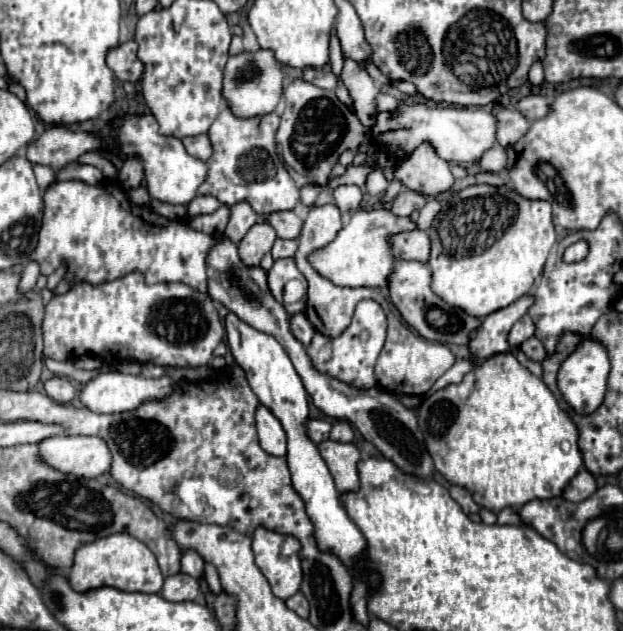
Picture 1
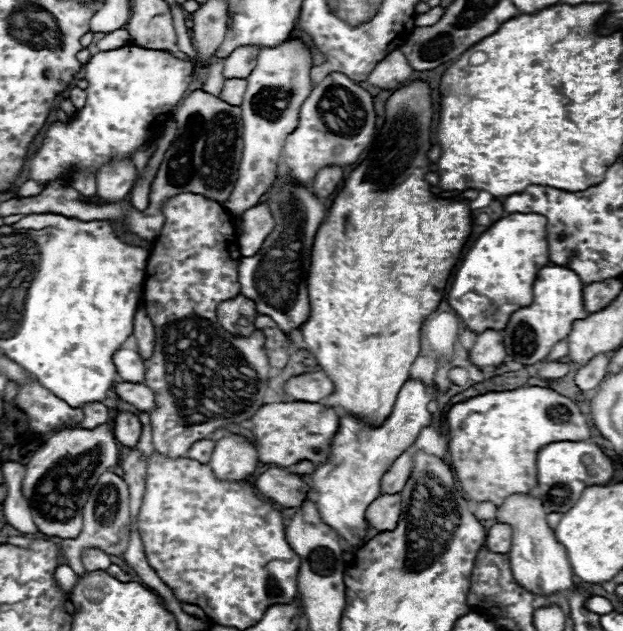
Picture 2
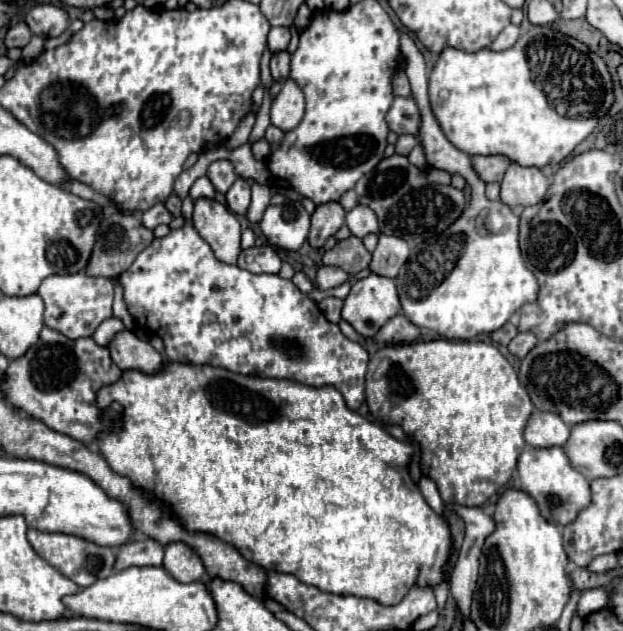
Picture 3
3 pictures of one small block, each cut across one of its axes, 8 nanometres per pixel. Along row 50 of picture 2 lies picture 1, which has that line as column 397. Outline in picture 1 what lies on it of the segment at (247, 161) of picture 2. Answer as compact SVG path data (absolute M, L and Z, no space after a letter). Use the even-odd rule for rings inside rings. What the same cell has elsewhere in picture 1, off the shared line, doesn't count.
M396 260L394 270L388 278L388 288L390 288L390 300L400 312L400 316L426 340L442 344L468 344L470 332L480 326L480 318L474 318L460 308L448 306L442 298L438 298L432 292L428 264L416 260Z

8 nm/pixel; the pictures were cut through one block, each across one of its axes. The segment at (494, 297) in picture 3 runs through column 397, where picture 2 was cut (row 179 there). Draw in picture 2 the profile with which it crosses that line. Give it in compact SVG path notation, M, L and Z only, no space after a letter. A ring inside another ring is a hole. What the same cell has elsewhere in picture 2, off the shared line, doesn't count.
M278 176L274 186L266 194L266 204L274 214L276 228L264 240L256 256L240 260L238 280L242 286L242 296L254 300L256 312L270 316L286 334L290 334L294 328L300 328L310 314L306 276L310 268L314 234L326 218L326 208L318 202L312 190L288 184L286 176Z

